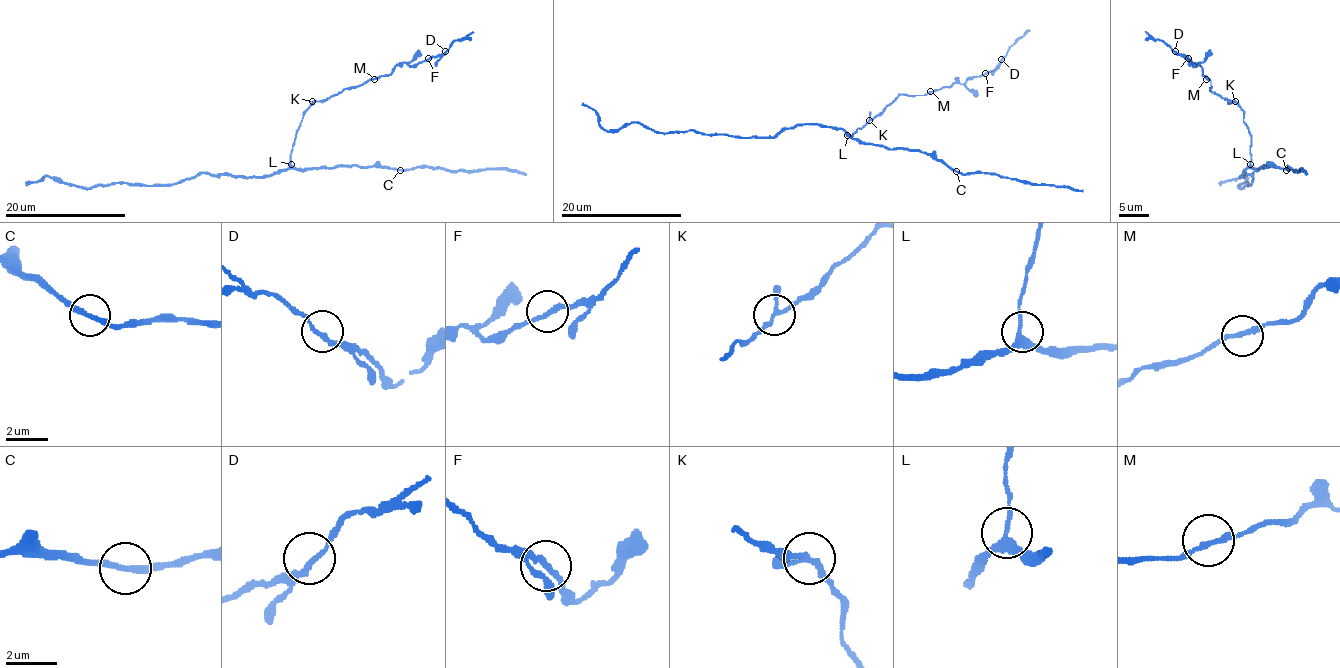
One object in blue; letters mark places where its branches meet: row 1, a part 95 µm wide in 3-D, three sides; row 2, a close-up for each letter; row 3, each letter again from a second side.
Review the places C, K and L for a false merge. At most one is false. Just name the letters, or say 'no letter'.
no letter

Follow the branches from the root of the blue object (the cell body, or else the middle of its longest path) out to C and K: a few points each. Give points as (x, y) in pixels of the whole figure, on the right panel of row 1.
C: (1244, 170), (1265, 165), (1286, 170)
K: (1244, 170), (1250, 164), (1250, 132), (1243, 120), (1243, 109), (1235, 102)

